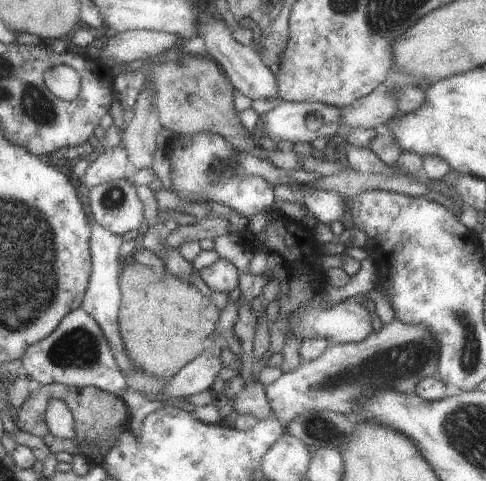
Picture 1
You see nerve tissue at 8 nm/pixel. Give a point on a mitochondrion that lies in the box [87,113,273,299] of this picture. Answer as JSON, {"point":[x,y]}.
{"point":[111,200]}

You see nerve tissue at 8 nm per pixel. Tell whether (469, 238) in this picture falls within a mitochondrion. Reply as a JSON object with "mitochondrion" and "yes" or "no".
{"mitochondrion":"no"}

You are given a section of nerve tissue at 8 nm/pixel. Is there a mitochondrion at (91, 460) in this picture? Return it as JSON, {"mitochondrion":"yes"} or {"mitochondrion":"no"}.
{"mitochondrion":"no"}

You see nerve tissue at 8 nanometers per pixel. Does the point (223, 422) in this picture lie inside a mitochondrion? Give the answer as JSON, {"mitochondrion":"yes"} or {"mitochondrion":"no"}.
{"mitochondrion":"no"}

